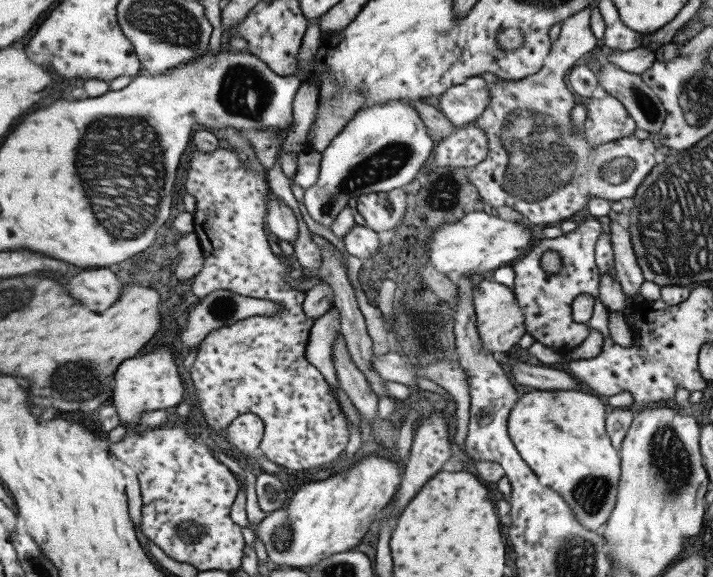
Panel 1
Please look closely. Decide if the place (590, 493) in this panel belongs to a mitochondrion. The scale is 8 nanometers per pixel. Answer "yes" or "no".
yes

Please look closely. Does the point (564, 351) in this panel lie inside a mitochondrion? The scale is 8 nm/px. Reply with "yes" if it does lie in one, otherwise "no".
no

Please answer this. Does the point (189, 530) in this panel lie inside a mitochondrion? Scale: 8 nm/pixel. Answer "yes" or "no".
yes

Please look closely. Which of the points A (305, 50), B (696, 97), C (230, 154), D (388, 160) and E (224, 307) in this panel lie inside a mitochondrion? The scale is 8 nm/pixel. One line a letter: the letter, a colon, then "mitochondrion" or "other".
A: other
B: mitochondrion
C: other
D: mitochondrion
E: mitochondrion

